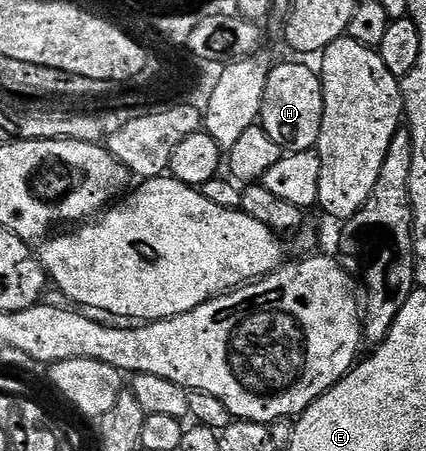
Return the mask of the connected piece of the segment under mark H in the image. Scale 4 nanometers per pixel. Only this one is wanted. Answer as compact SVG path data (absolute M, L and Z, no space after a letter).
M293 60L297 62L281 62L276 67L270 69L267 76L267 92L263 92L263 108L259 125L265 129L267 136L279 144L282 151L292 152L295 150L314 149L319 140L319 132L323 128L323 88L321 87L321 75L316 69L304 66L304 61Z

